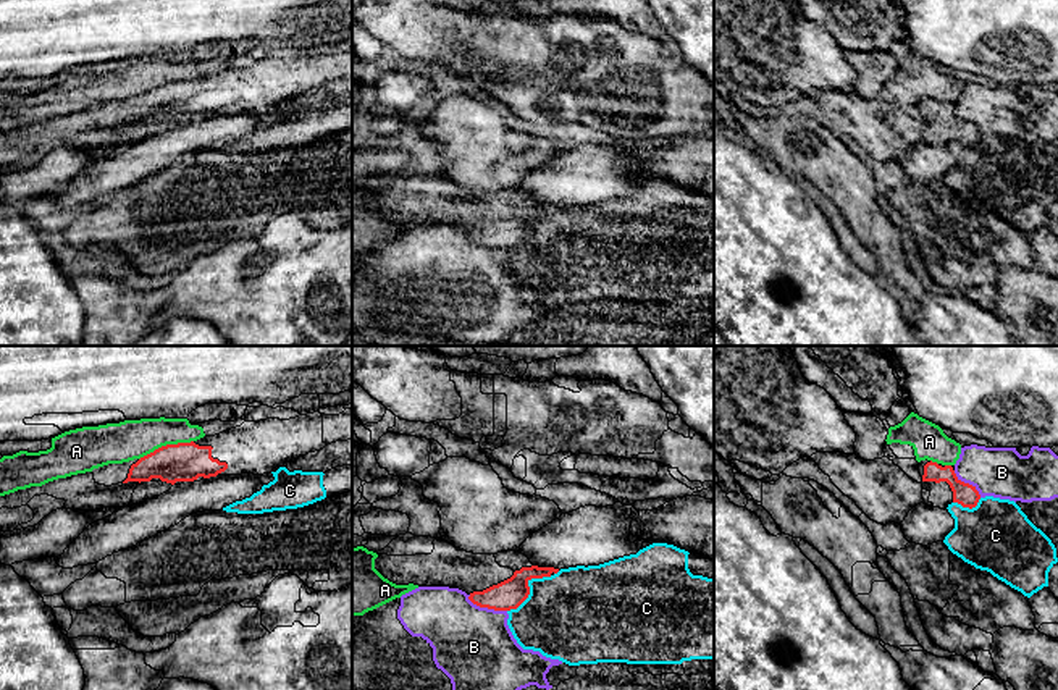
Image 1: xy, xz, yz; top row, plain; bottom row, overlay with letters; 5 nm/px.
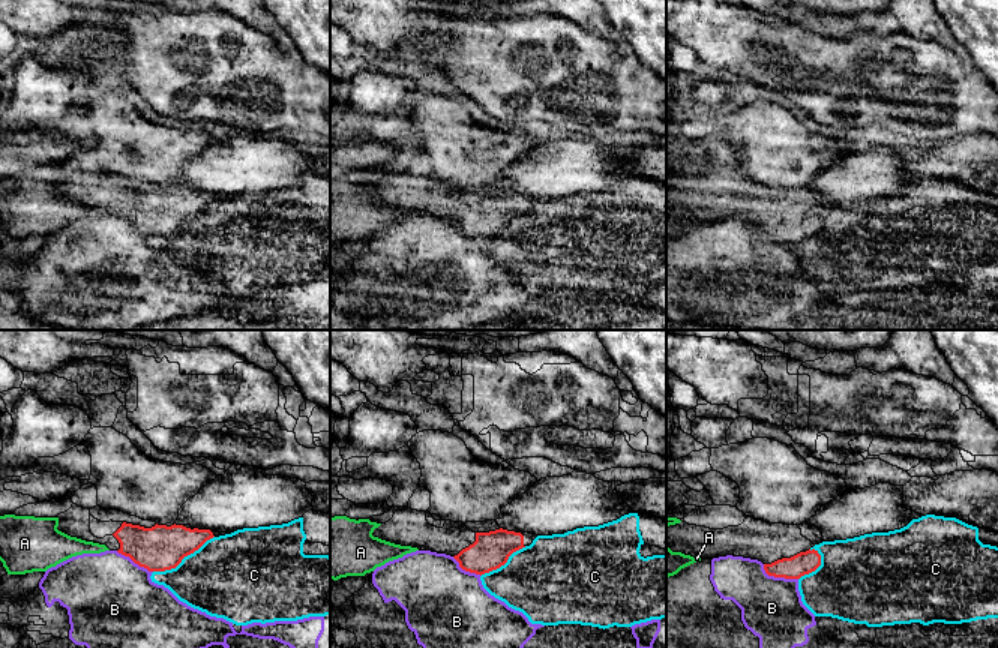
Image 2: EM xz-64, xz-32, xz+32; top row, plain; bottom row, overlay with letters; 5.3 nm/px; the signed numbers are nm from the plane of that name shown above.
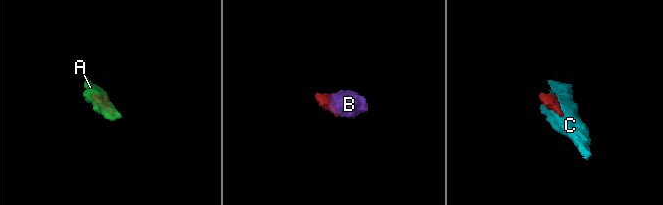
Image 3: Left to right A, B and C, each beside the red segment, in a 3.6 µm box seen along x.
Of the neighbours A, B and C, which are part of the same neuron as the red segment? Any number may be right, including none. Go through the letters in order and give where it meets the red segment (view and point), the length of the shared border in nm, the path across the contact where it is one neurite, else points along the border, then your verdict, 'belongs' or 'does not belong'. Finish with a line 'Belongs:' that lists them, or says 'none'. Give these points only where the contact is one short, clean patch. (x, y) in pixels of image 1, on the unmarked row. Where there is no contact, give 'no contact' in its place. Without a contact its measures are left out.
A: meets red in xy at (167, 83); contact 280 nm long; border along xy (193, 78), (162, 83), (139, 97); does not belong
B: meets red in xz at (487, 244); contact 220 nm long; does not belong
C: meets red in xz at (528, 227); contact 280 nm long; does not belong
Belongs: none

